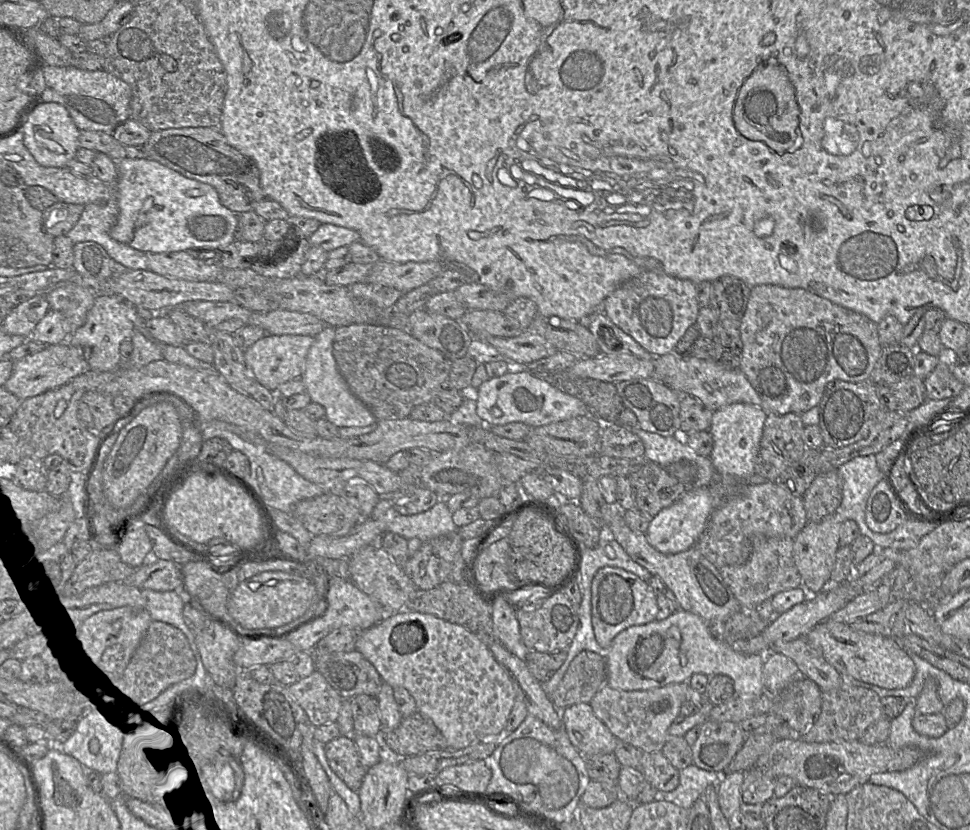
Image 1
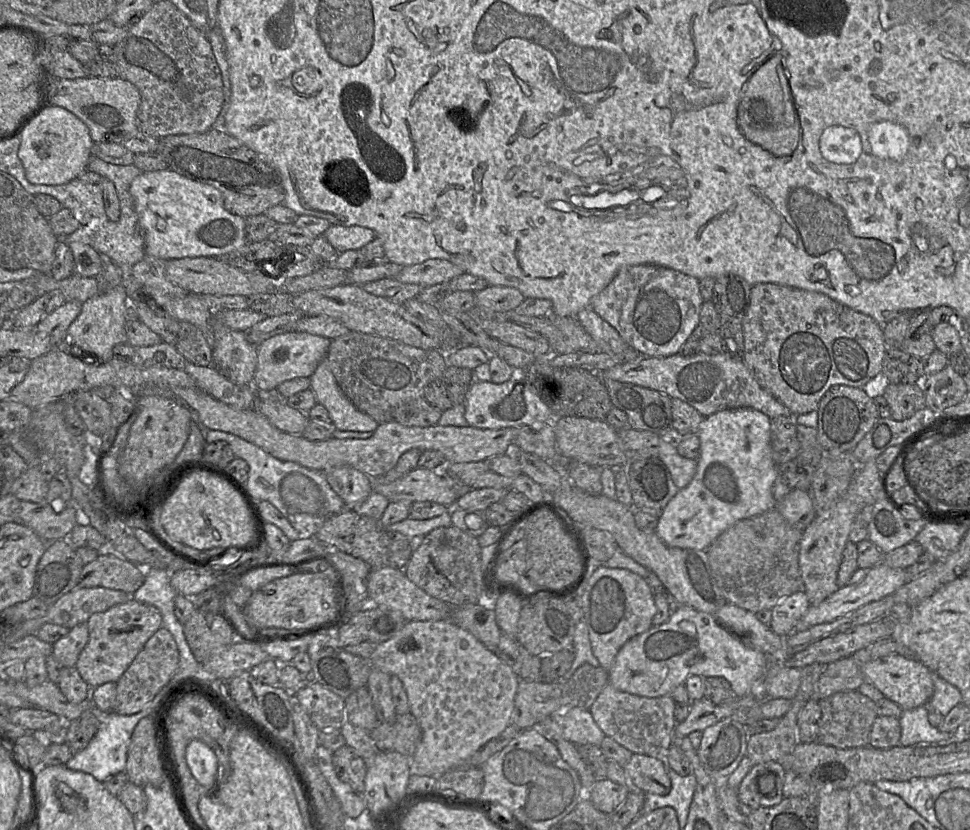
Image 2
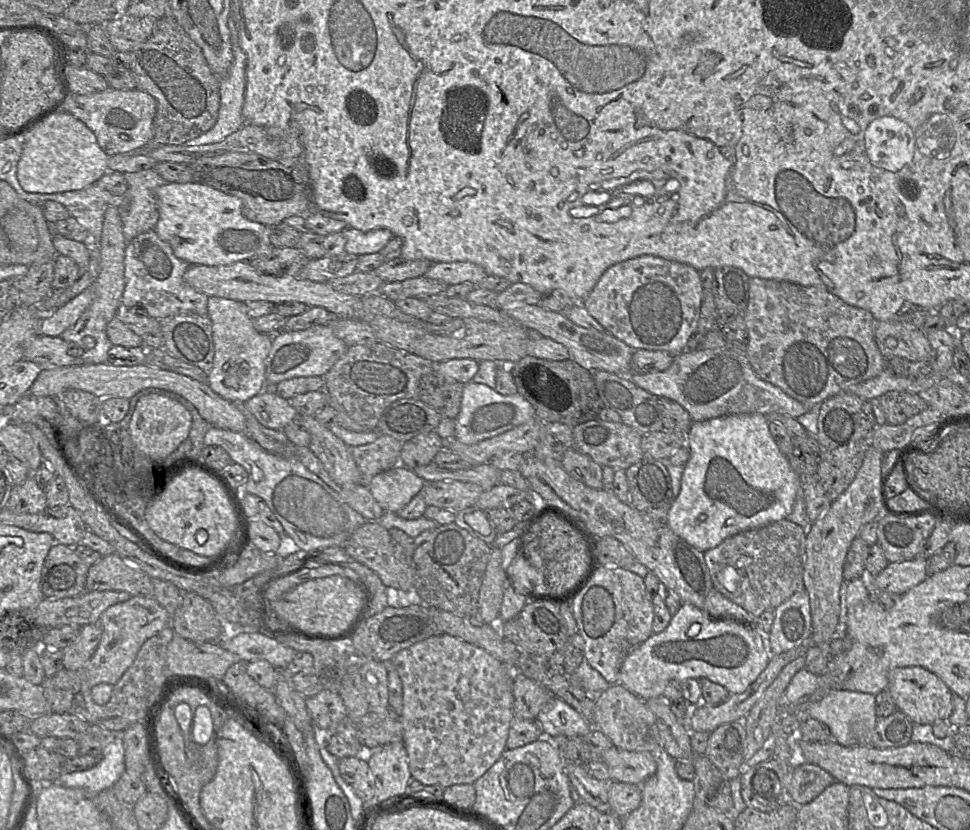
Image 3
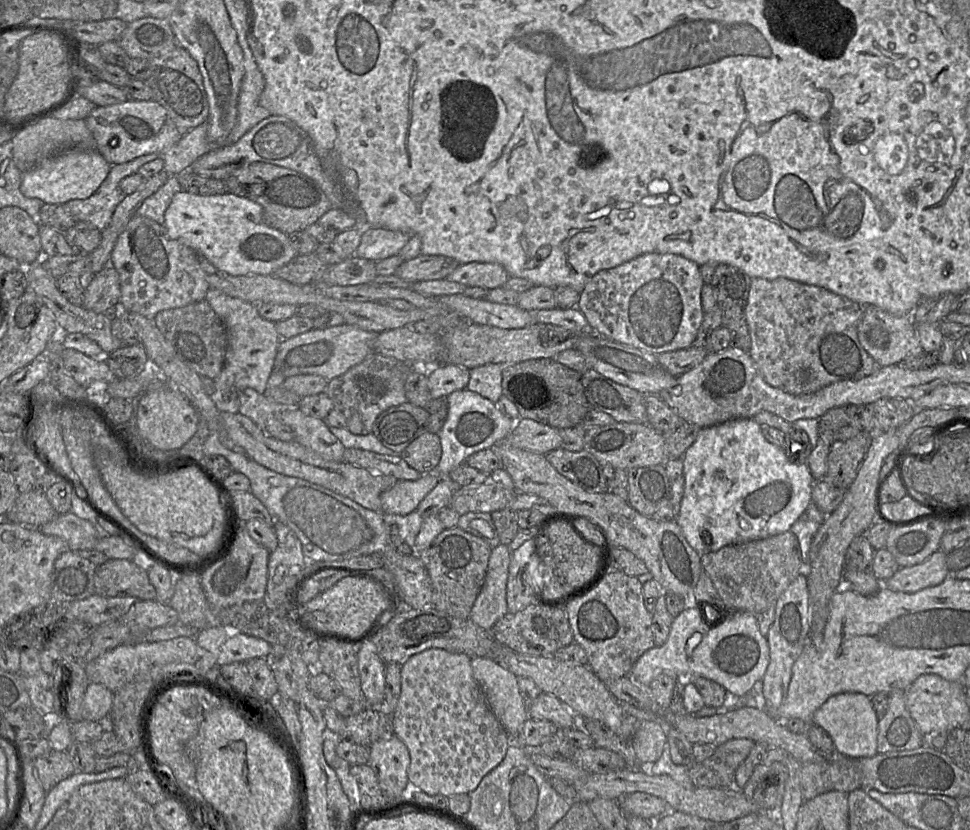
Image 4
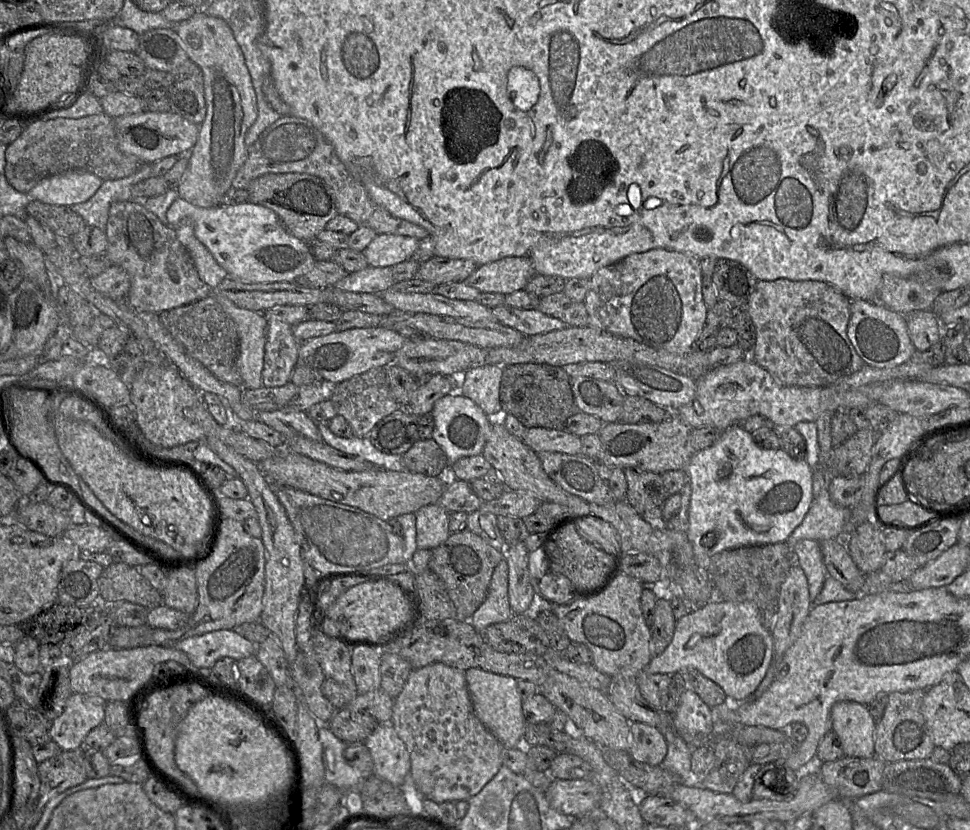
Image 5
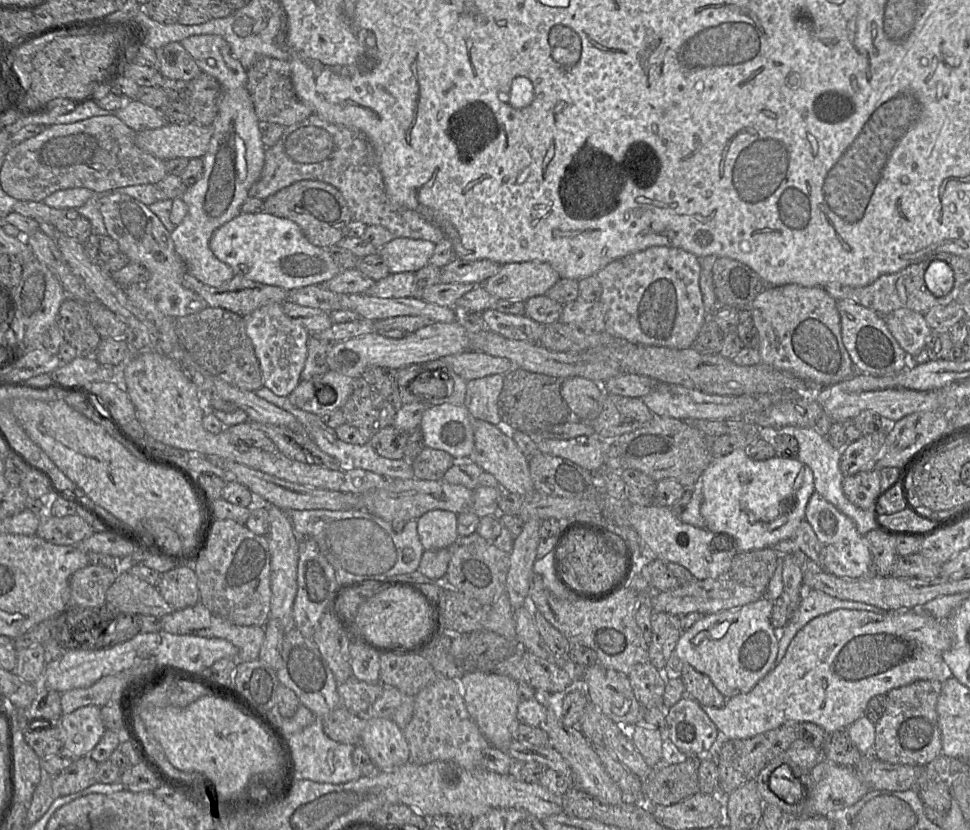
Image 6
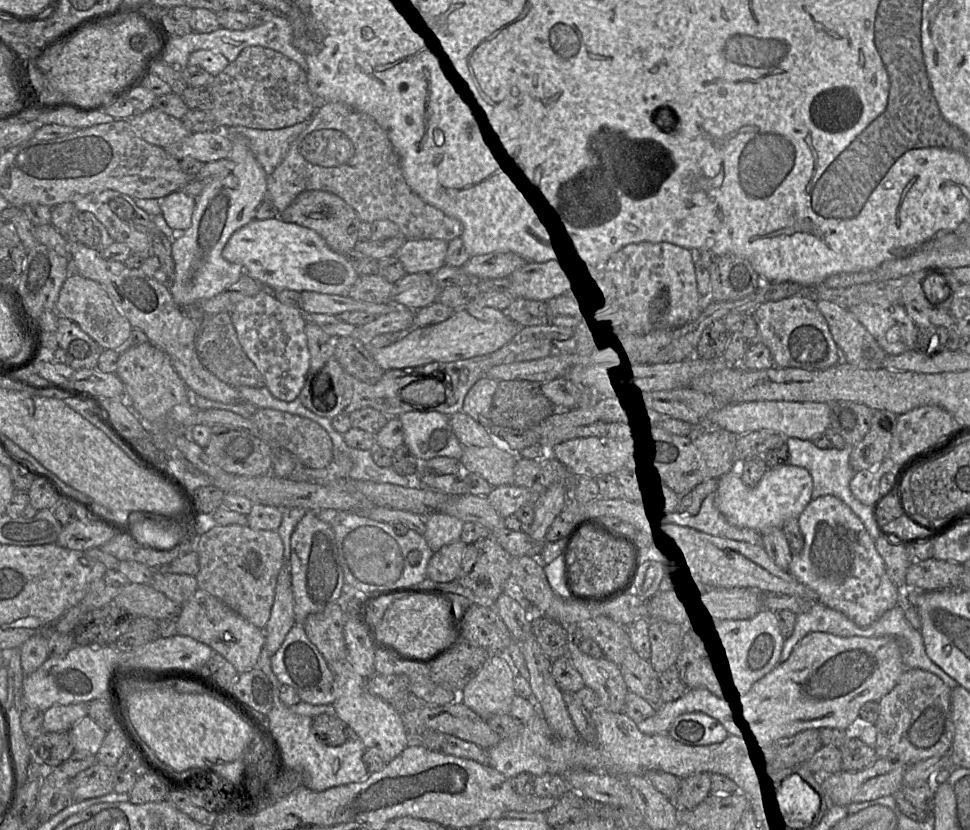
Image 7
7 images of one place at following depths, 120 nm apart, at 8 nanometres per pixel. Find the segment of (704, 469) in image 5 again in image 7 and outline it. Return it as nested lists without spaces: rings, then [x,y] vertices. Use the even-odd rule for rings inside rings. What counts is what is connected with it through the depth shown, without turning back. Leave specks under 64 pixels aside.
[[[790,464],[767,469],[759,482],[749,487],[741,480],[739,469],[732,469],[718,479],[715,505],[727,521],[740,528],[764,530],[781,528],[785,521],[797,519],[811,501],[813,481],[807,469]]]

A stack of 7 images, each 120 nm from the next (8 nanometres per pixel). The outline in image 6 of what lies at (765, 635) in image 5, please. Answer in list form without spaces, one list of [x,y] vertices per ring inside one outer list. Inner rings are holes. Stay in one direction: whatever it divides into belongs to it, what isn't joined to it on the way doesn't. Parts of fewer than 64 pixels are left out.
[[[763,597],[741,607],[703,615],[688,630],[682,632],[663,671],[664,676],[679,676],[681,665],[689,664],[698,672],[707,675],[727,699],[749,692],[760,679],[771,671],[776,660],[780,631],[774,629],[770,622],[772,606],[773,601]]]

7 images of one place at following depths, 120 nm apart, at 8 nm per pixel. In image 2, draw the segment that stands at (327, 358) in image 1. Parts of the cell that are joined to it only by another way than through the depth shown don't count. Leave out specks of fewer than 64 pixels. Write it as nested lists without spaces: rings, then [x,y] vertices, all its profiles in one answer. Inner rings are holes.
[[[327,357],[319,364],[310,379],[311,390],[317,403],[328,410],[337,430],[375,432],[379,424],[356,409],[344,395],[328,366]]]

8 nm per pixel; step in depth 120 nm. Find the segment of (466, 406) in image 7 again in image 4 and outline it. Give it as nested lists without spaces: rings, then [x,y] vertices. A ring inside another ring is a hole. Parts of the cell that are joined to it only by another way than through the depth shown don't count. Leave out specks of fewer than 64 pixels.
[[[485,364],[470,369],[467,389],[497,403],[502,395],[503,369],[509,364]]]

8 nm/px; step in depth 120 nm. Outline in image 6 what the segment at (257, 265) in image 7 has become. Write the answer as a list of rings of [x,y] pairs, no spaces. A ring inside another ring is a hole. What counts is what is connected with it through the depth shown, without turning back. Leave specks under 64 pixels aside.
[[[266,212],[240,213],[214,231],[209,247],[217,259],[231,267],[235,275],[286,291],[322,285],[342,270],[328,250],[307,240],[296,223]]]

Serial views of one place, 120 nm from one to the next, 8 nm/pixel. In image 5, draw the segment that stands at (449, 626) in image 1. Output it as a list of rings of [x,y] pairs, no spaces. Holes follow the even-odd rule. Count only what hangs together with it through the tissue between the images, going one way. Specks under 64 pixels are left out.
[[[434,663],[414,669],[401,693],[394,699],[390,724],[405,743],[409,758],[409,780],[424,798],[436,803],[468,801],[495,776],[502,766],[504,747],[476,717],[467,690],[465,671]]]

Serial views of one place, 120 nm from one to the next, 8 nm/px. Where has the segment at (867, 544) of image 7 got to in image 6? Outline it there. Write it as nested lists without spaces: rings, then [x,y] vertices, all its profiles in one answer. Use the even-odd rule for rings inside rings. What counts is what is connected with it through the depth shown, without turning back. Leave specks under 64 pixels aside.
[[[813,492],[805,510],[805,518],[822,546],[822,570],[839,578],[861,578],[871,575],[872,558],[868,545],[854,522],[820,494]]]

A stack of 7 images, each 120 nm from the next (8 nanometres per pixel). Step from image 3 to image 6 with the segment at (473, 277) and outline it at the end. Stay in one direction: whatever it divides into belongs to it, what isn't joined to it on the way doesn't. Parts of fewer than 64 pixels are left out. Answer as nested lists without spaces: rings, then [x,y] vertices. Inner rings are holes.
[[[523,261],[502,264],[499,271],[481,285],[498,299],[526,301],[534,296],[545,295],[559,279],[560,275],[549,263]]]

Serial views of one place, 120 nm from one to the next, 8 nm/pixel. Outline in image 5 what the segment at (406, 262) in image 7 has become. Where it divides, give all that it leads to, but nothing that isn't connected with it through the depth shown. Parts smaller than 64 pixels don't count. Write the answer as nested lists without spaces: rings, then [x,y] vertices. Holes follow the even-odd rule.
[[[377,234],[362,251],[368,264],[373,267],[393,267],[410,260],[420,240],[410,236]]]

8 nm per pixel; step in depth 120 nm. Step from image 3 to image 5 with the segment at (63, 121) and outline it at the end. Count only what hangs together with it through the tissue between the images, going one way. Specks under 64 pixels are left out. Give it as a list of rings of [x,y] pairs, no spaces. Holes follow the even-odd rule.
[[[70,170],[42,179],[27,194],[30,197],[30,201],[36,199],[46,204],[71,206],[89,200],[102,183],[103,180],[101,178],[90,172]]]

